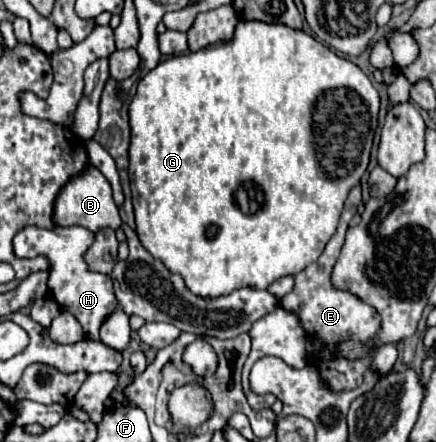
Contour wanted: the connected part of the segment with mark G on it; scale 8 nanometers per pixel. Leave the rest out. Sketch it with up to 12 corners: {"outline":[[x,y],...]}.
{"outline":[[246,22],[128,106],[136,234],[196,296],[318,260],[380,96]]}

